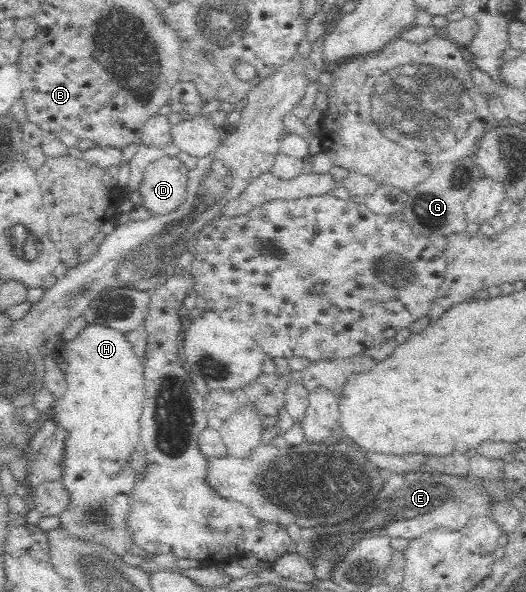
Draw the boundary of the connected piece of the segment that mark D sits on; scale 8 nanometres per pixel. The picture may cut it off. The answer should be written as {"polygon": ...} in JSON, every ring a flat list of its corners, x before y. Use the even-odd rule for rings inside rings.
{"polygon":[[164,154,144,168,136,197,151,217,174,212,187,199,188,175,187,165,178,156]]}

